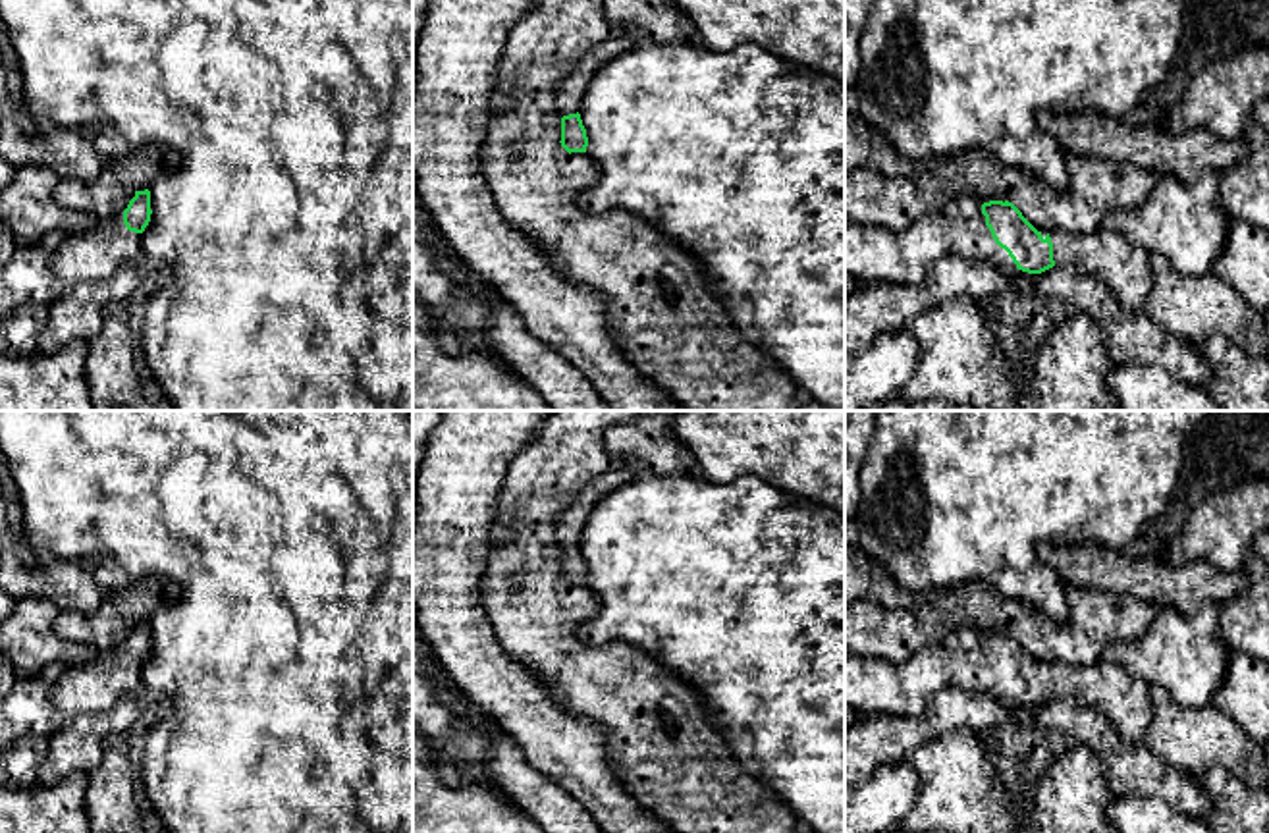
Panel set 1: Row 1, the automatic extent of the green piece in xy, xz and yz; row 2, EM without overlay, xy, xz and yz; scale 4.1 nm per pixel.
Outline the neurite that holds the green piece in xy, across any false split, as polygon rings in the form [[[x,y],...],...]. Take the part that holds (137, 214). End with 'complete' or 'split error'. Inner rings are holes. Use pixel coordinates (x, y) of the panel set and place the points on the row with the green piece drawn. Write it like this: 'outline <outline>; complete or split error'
outline [[[135,191],[123,212],[94,220],[81,233],[68,233],[48,255],[50,272],[71,287],[98,283],[125,262],[145,266],[141,239],[150,214],[150,191]]]; split error

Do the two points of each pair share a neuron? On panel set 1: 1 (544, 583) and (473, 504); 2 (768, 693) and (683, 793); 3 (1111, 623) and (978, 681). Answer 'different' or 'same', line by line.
1: different
2: different
3: different

